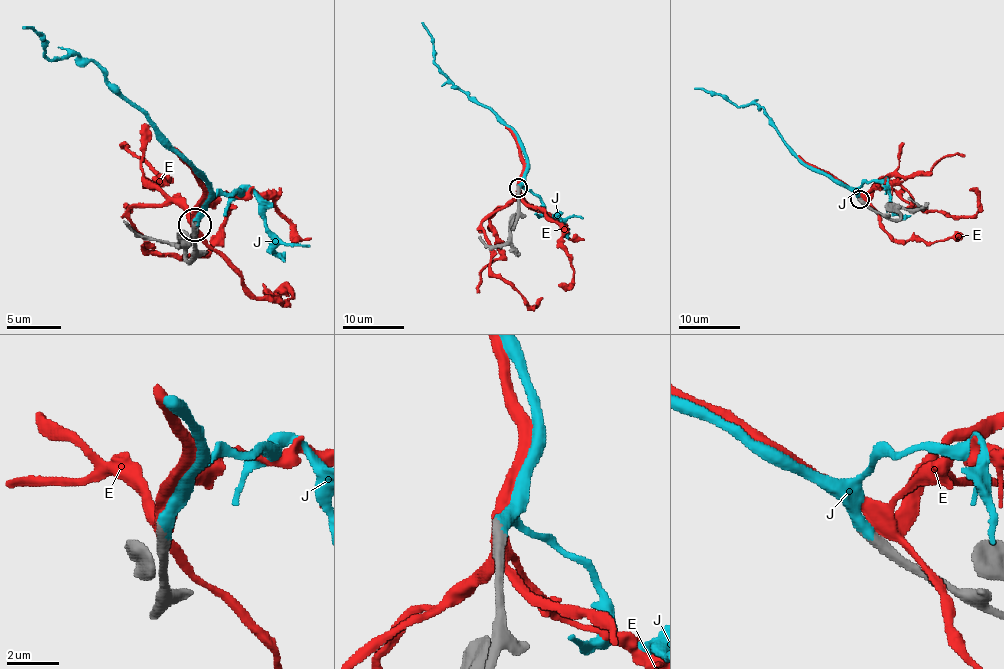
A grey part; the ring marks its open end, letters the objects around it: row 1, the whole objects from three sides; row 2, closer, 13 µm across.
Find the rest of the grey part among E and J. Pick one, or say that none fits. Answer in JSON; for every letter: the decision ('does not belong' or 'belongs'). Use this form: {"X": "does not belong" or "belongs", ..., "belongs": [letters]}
{"E": "does not belong", "J": "belongs", "belongs": ["J"]}

